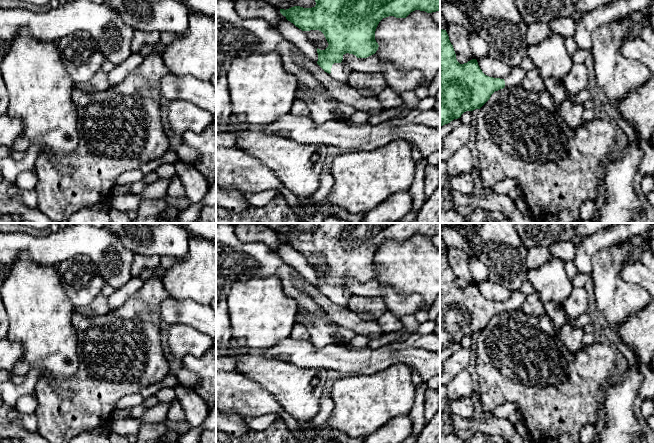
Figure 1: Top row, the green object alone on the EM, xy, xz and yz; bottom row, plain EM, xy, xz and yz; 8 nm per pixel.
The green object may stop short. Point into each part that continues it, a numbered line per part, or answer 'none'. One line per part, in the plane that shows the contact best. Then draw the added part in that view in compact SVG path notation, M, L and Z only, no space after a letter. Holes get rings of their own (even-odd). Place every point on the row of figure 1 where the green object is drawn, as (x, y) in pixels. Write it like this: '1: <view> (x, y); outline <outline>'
1: xz (340, 72); outline M334 63L331 68L331 77L339 82L347 84L351 69L343 63Z

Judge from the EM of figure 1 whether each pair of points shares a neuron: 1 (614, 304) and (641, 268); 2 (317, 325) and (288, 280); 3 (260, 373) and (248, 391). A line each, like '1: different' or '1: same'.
1: different
2: same
3: different

